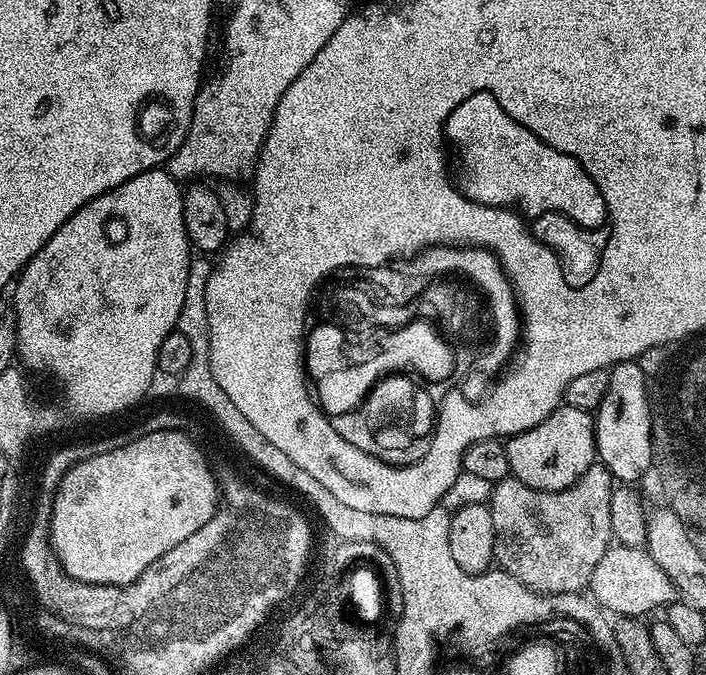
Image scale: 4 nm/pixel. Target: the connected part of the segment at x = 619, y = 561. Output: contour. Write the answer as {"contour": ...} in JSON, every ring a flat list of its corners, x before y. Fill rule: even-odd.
{"contour":[[611,545,596,564,589,580,588,592,606,612,616,616,646,616,656,606,665,607,679,599,679,592,665,571,647,549,637,546]]}

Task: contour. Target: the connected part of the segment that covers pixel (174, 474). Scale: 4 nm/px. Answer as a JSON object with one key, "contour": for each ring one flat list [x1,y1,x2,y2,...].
{"contour":[[181,431,167,432,144,432,140,437,129,439,128,444,121,448,109,447,106,452,89,454,82,462,78,462,62,478,60,488,56,491,56,497,51,504,52,513,51,526,51,548,56,552,57,558,64,569,64,572,72,579,81,580,84,583,96,584,130,584,134,583,150,566,155,559,160,558,166,550,171,547,181,547,185,542,191,541,194,530,202,530,208,527,210,518,218,511,218,483,213,469,208,469,208,460,200,453,198,445,192,441,191,435]]}

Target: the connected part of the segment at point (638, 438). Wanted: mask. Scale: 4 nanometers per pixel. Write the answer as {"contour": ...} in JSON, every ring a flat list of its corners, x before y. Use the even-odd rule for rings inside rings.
{"contour":[[635,359,624,360,612,365,610,386,606,389,606,398,596,408,596,454,599,463,606,465,608,472,616,482,634,482,643,477,648,464,648,441,651,436,652,405,650,389,644,372]]}

